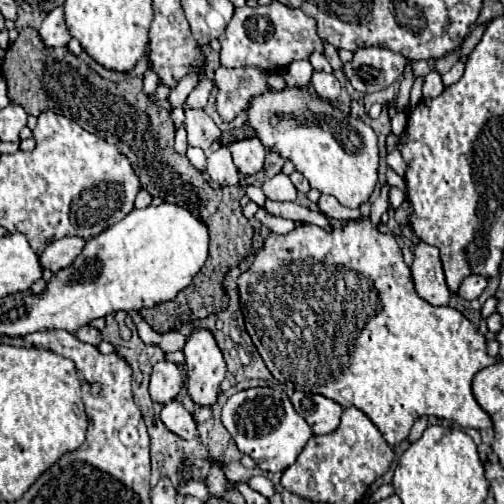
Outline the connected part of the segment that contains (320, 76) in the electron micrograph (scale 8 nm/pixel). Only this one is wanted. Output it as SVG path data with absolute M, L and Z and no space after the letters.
M313 72L313 78L311 78L311 86L313 90L325 98L325 100L337 100L339 98L339 92L341 92L341 86L339 86L339 80L333 76L333 74L327 74L327 72Z

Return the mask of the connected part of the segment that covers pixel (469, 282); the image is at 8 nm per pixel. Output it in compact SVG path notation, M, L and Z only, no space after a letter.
M471 274L471 276L467 276L465 280L463 280L463 284L461 284L461 288L459 288L459 296L461 298L465 298L465 300L475 300L475 298L479 298L479 294L485 290L485 286L487 286L487 278L485 276L477 276L477 274Z

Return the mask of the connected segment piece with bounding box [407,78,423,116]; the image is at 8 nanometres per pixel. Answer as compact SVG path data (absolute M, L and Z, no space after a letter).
M417 78L413 82L413 90L411 90L411 102L409 102L409 110L407 116L411 116L411 112L417 108L417 104L421 102L421 86L423 86L423 78Z

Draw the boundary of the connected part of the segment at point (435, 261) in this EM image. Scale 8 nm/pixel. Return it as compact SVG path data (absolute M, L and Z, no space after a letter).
M419 242L413 252L411 276L415 282L415 292L419 298L427 300L433 306L447 306L451 292L443 278L443 268L439 260L439 250L431 244Z

